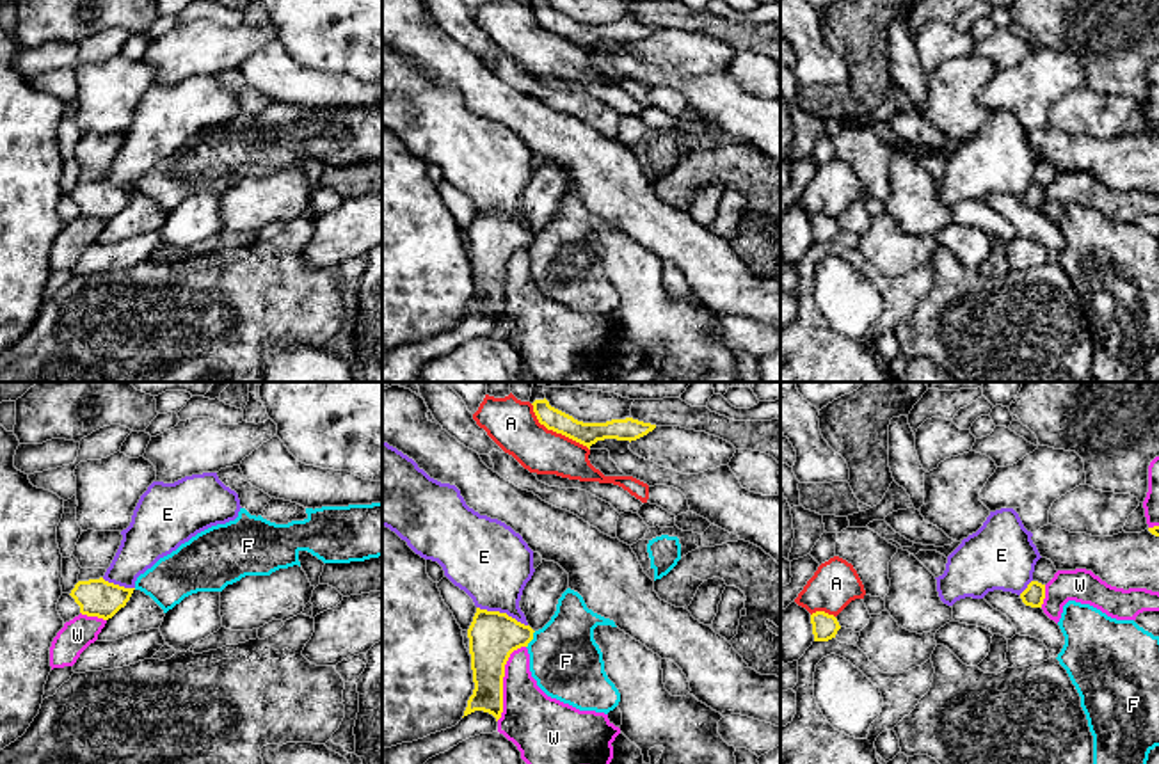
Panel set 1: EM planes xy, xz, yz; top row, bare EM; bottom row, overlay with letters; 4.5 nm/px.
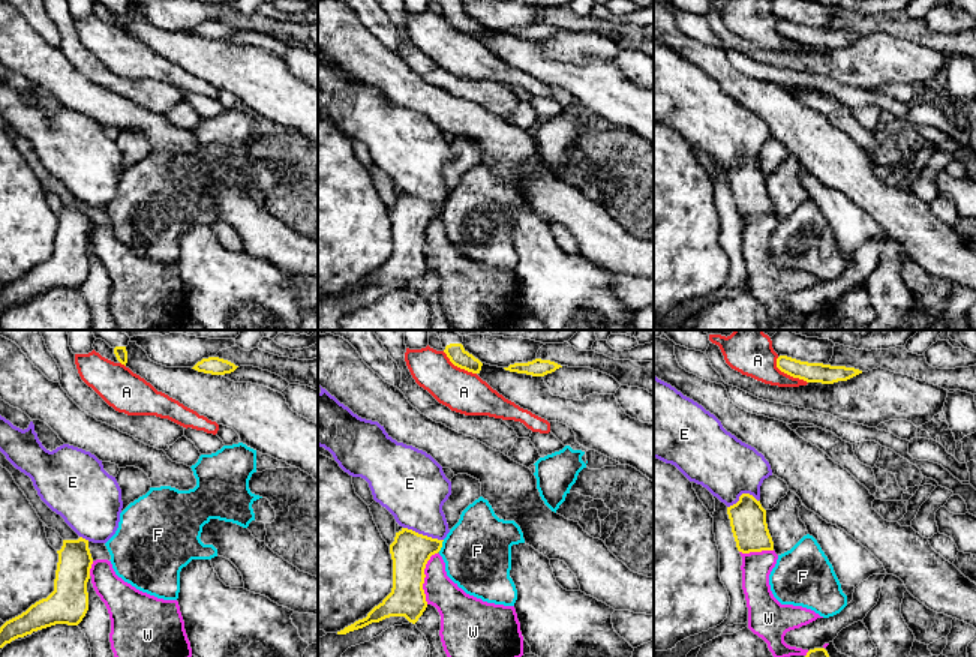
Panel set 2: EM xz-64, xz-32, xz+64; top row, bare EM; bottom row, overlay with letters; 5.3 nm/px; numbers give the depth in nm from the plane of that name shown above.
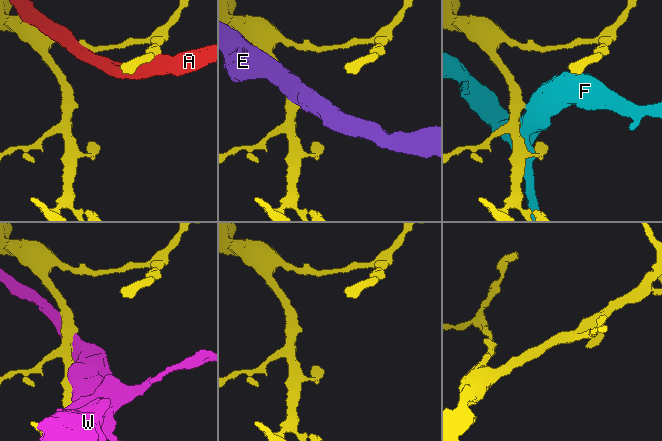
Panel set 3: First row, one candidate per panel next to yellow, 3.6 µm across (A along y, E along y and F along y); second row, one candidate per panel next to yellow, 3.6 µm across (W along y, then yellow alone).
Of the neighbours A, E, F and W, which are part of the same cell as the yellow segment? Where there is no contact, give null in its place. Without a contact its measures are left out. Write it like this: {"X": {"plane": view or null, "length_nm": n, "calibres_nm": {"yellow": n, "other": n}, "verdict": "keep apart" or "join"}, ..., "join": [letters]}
{"A": {"plane": "xz", "length_nm": 340, "calibres_nm": {"yellow": 110, "other": 220}, "verdict": "keep apart"}, "E": {"plane": "xz", "length_nm": 240, "calibres_nm": {"yellow": 220, "other": 360}, "verdict": "keep apart"}, "F": {"plane": "xz", "length_nm": 90, "calibres_nm": {"yellow": 220, "other": 320}, "verdict": "keep apart"}, "W": {"plane": "xz", "length_nm": 360, "calibres_nm": {"yellow": 220, "other": 280}, "verdict": "keep apart"}, "join": []}

